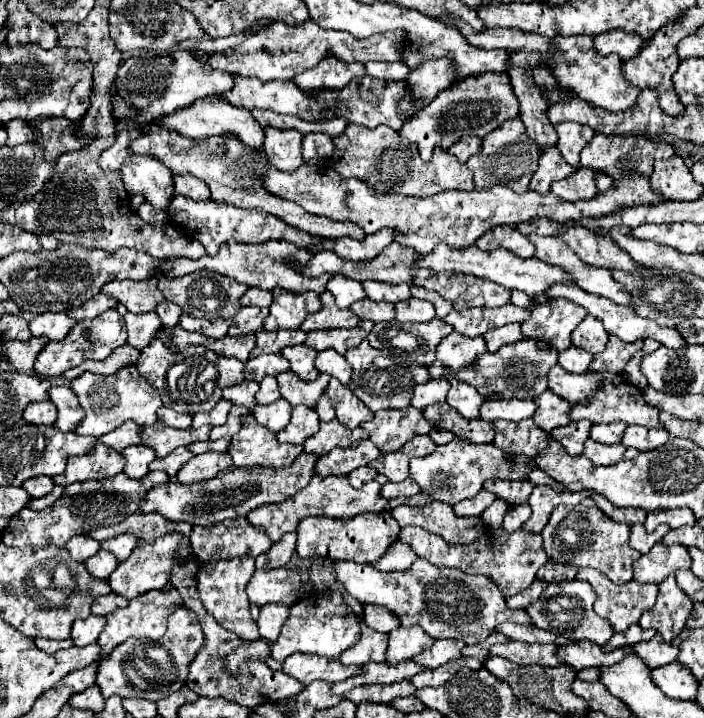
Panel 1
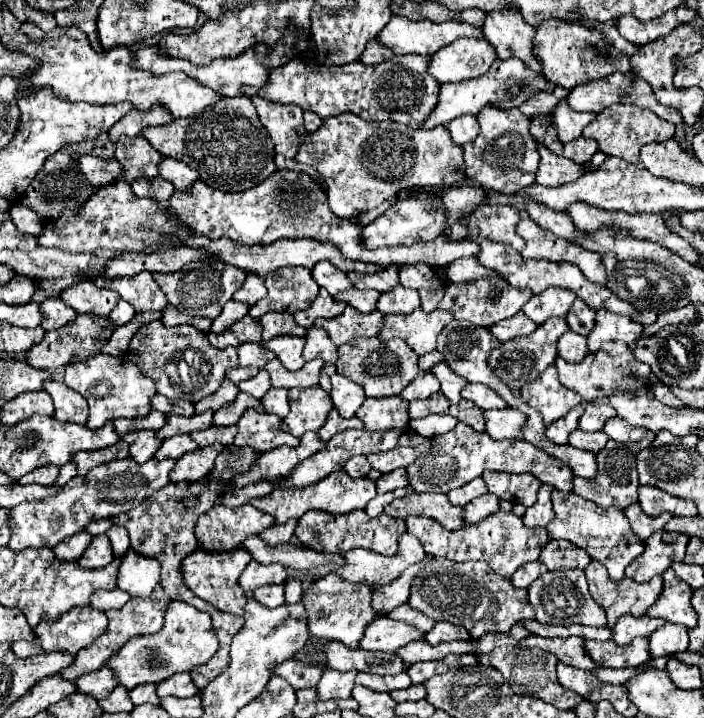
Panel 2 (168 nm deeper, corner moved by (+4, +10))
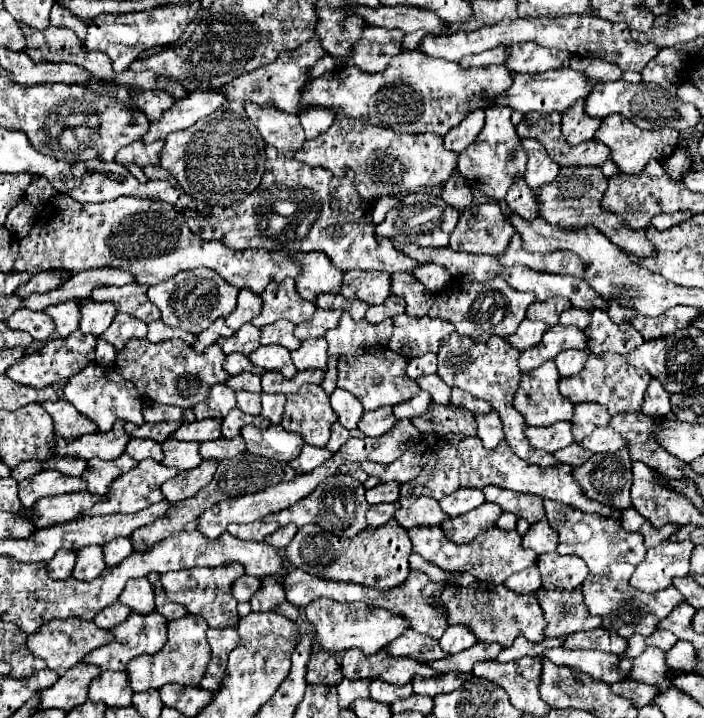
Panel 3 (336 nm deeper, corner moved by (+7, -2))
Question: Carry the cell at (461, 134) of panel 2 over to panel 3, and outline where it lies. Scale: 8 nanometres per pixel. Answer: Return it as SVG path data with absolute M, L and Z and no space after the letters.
M483 110L471 112L465 120L461 120L461 124L457 128L451 128L445 134L445 138L443 138L445 148L447 150L453 150L457 154L463 152L479 136L479 132L483 128L483 122L485 122L485 112Z

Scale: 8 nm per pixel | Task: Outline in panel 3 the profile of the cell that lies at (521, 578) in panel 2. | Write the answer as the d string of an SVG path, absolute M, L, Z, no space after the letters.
M533 564L529 568L525 568L525 572L517 572L513 576L509 576L509 580L505 580L505 586L513 592L535 592L541 588L541 574L539 568Z

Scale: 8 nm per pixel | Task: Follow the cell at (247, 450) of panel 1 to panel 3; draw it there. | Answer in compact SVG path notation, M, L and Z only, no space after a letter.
M279 424L269 426L267 430L245 426L241 430L241 436L245 438L247 450L251 454L259 454L273 460L291 462L301 454L301 448L305 446L305 440L293 432L283 430Z

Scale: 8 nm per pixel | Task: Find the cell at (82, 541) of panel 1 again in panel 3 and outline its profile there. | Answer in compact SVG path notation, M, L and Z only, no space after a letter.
M59 550L49 562L47 562L47 572L49 578L53 580L67 580L73 572L73 564L75 564L75 552L65 552Z

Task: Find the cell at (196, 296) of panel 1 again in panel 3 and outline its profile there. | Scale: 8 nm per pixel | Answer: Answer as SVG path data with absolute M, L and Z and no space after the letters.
M209 268L177 272L175 276L149 288L149 300L161 310L161 320L167 326L175 326L191 334L201 334L217 318L227 318L229 312L235 310L237 294L239 294L237 288L221 280L221 276L217 276L217 272Z

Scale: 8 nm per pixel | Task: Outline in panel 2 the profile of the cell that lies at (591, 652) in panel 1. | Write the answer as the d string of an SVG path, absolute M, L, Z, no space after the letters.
M634 638L632 644L618 646L612 640L598 642L598 640L584 640L586 654L594 660L594 664L608 666L608 668L638 668L642 666L648 656L648 640L646 638Z

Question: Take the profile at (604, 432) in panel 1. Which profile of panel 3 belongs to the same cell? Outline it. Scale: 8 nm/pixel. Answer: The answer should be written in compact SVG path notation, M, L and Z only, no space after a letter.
M577 404L575 414L571 418L575 442L581 442L599 426L609 426L609 420L611 416L607 408L601 408L601 404Z

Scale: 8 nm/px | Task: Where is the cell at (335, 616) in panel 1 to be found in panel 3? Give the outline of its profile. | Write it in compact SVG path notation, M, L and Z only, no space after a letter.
M319 598L305 608L305 616L313 624L321 648L333 654L345 652L349 648L361 648L363 652L373 654L409 630L409 622L403 616L395 616L389 610L367 606L363 602L341 604L329 598Z

